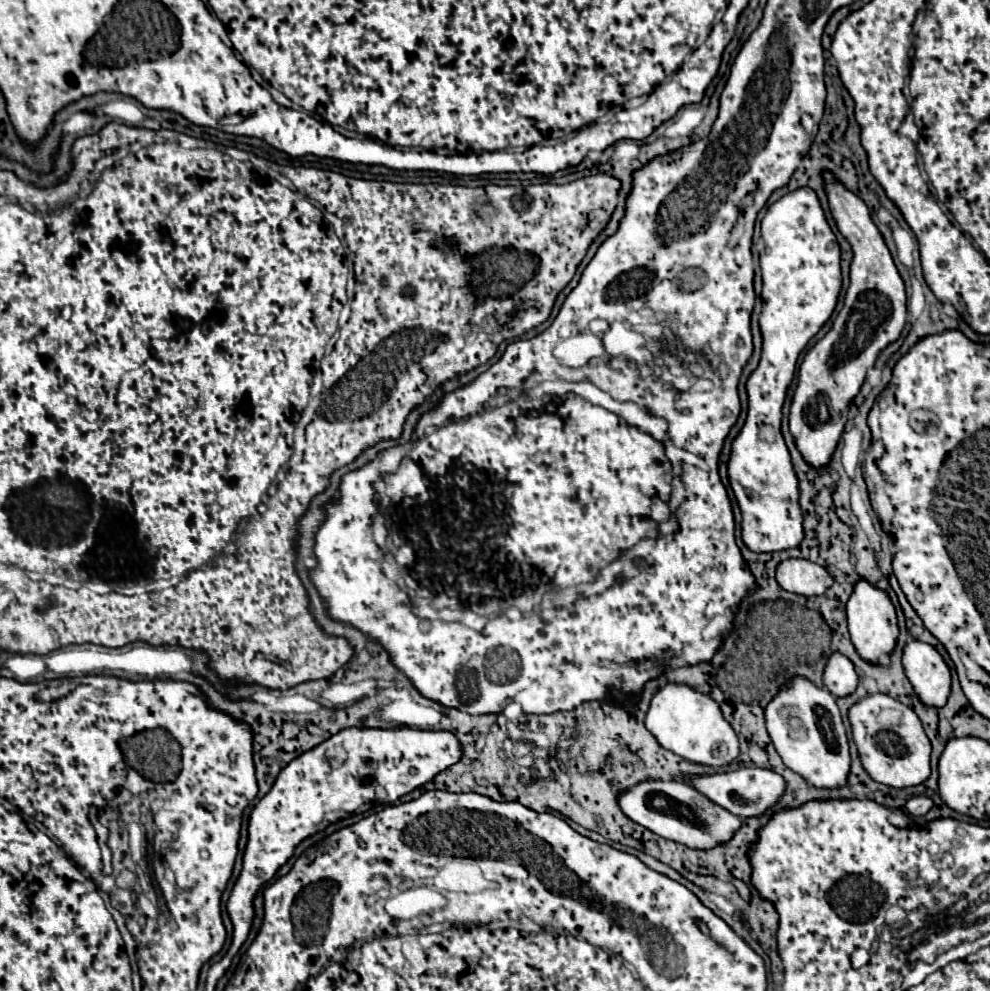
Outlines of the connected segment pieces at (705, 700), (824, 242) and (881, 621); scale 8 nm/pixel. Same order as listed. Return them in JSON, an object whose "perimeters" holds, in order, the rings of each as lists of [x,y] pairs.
{"perimeters":[[[[689,684],[661,686],[651,698],[649,712],[645,716],[645,726],[663,748],[691,762],[709,764],[709,766],[725,766],[739,756],[737,734],[733,732],[731,724],[723,718],[719,704],[711,700],[707,694],[697,692]]],[[[799,188],[771,204],[761,220],[761,238],[765,242],[761,254],[763,310],[759,316],[763,352],[759,366],[747,380],[747,420],[731,444],[727,474],[743,514],[741,538],[745,546],[751,552],[777,552],[795,548],[799,540],[803,540],[799,480],[781,436],[781,408],[799,354],[831,318],[837,306],[841,290],[841,254],[819,198],[811,188]]],[[[859,580],[853,586],[853,594],[847,602],[847,618],[849,618],[849,634],[851,640],[859,652],[859,656],[867,662],[877,662],[881,654],[889,654],[893,650],[893,644],[897,642],[897,616],[895,606],[889,600],[887,592],[873,586],[869,580]]]]}

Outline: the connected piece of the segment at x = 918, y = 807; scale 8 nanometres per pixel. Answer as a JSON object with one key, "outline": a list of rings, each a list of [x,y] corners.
{"outline":[[[915,796],[913,800],[907,802],[907,810],[909,810],[909,814],[913,814],[913,816],[923,816],[923,814],[927,814],[931,808],[933,808],[933,800],[927,798],[927,796]]]}

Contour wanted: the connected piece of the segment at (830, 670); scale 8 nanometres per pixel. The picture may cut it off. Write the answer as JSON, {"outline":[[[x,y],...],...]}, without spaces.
{"outline":[[[833,652],[825,664],[825,684],[833,696],[847,696],[857,688],[857,672],[853,662],[841,652]]]}

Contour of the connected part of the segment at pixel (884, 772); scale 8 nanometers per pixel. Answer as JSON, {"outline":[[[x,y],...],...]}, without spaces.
{"outline":[[[881,692],[869,694],[849,708],[849,722],[861,764],[873,780],[891,788],[907,788],[917,786],[929,778],[931,744],[923,732],[921,720],[909,706]]]}

